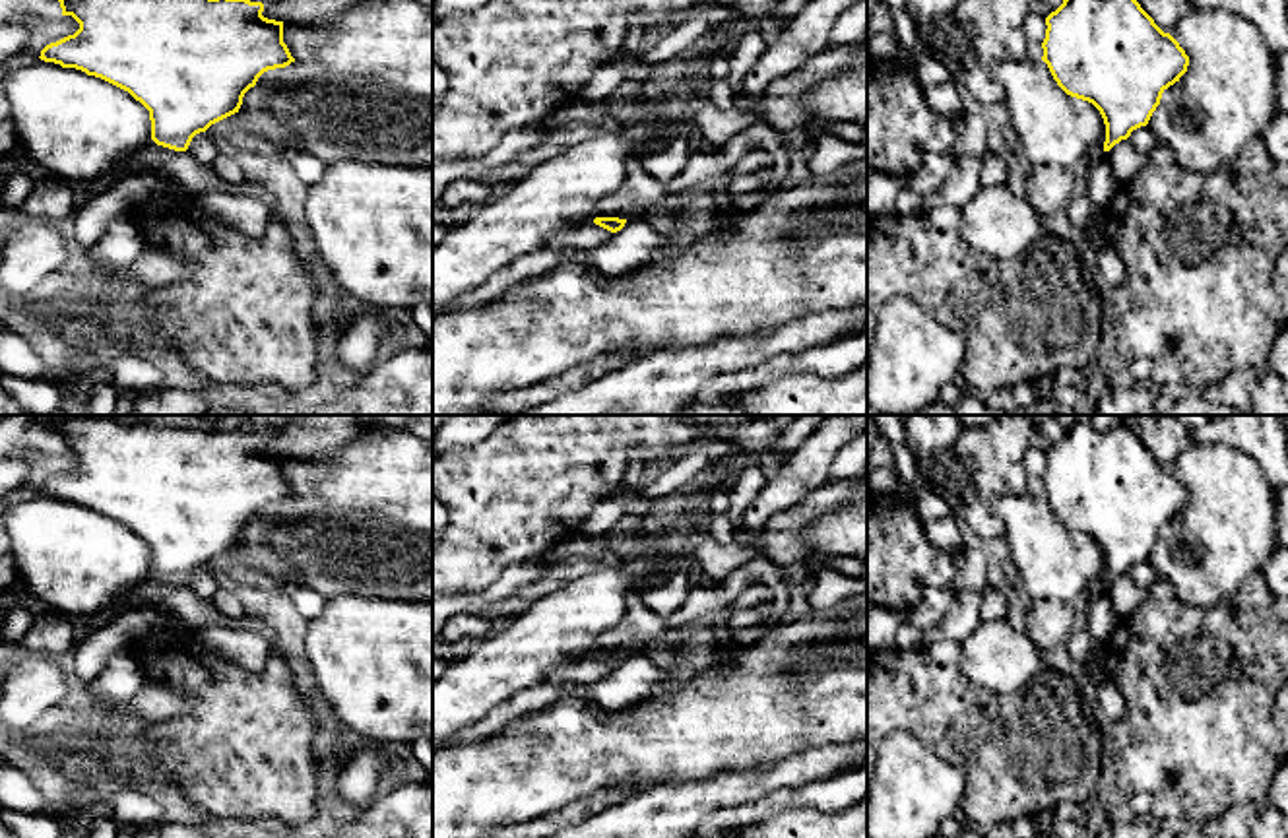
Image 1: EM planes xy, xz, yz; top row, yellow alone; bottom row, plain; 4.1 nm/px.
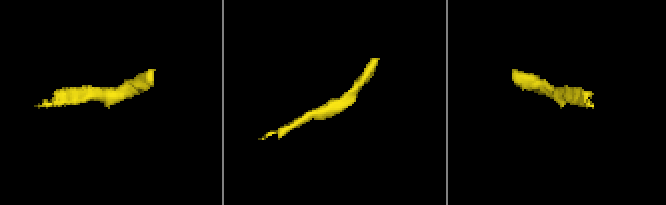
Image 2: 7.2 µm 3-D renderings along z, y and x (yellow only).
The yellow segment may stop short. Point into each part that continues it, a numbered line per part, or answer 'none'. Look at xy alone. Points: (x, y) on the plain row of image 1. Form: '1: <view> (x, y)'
none

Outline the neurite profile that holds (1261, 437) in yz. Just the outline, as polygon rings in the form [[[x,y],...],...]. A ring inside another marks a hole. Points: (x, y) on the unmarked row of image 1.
[[[1212,415],[1195,438],[1253,458],[1274,491],[1288,485],[1288,429],[1280,415]]]

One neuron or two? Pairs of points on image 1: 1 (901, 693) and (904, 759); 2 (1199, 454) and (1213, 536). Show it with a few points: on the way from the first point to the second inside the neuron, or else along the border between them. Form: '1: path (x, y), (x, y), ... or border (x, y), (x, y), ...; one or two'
1: border (895, 730), (914, 734), (941, 757); two
2: path (1211, 474), (1213, 516); one

